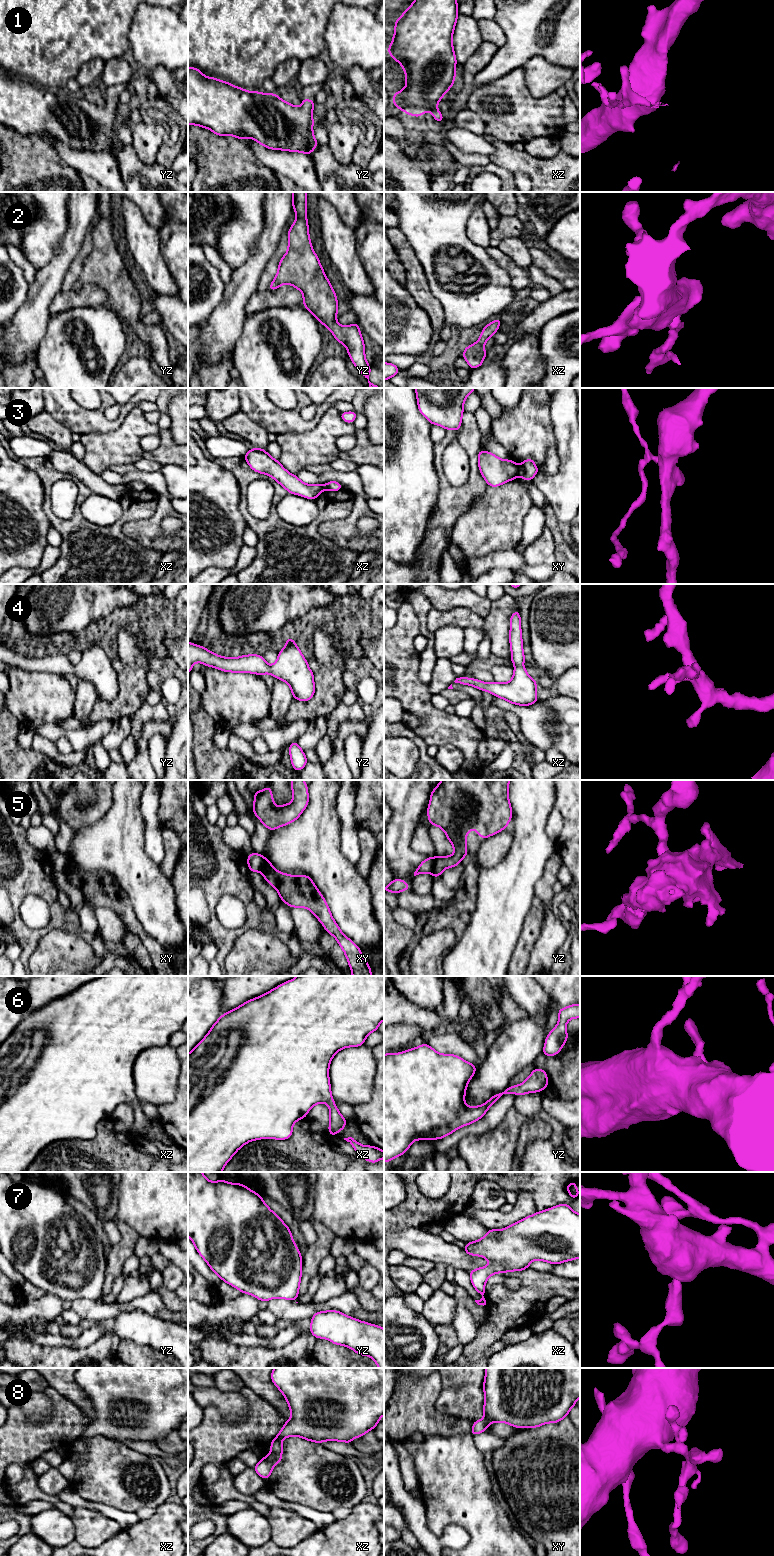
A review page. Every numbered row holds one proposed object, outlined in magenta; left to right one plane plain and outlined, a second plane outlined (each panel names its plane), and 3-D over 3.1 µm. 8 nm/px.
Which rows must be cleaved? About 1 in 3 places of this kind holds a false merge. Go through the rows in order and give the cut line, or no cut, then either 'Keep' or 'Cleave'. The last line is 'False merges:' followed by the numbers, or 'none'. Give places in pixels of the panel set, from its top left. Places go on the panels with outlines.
1: No split. Keep
2: No split. Keep
3: Split along xy (519, 466), (520, 473). Cleave
4: No split. Keep
5: Split along yz (436, 857), (434, 869), (431, 872). Cleave
6: No split. Keep
7: No split. Keep
8: No split. Keep
False merges: 3, 5

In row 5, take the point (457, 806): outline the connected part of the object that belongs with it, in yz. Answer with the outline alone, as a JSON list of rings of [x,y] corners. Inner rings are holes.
[[[442,780],[431,791],[427,808],[428,821],[445,832],[454,848],[453,856],[436,857],[433,878],[438,878],[445,868],[460,864],[468,854],[466,838],[469,830],[477,830],[480,838],[488,838],[505,830],[512,819],[509,801],[510,780]]]

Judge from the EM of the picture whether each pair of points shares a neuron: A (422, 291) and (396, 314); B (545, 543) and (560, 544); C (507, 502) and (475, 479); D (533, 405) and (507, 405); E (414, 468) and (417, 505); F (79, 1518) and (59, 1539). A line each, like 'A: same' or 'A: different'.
A: different
B: different
C: different
D: different
E: same
F: different

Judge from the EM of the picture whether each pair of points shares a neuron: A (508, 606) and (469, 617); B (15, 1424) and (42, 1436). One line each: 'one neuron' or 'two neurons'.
A: two neurons
B: one neuron

